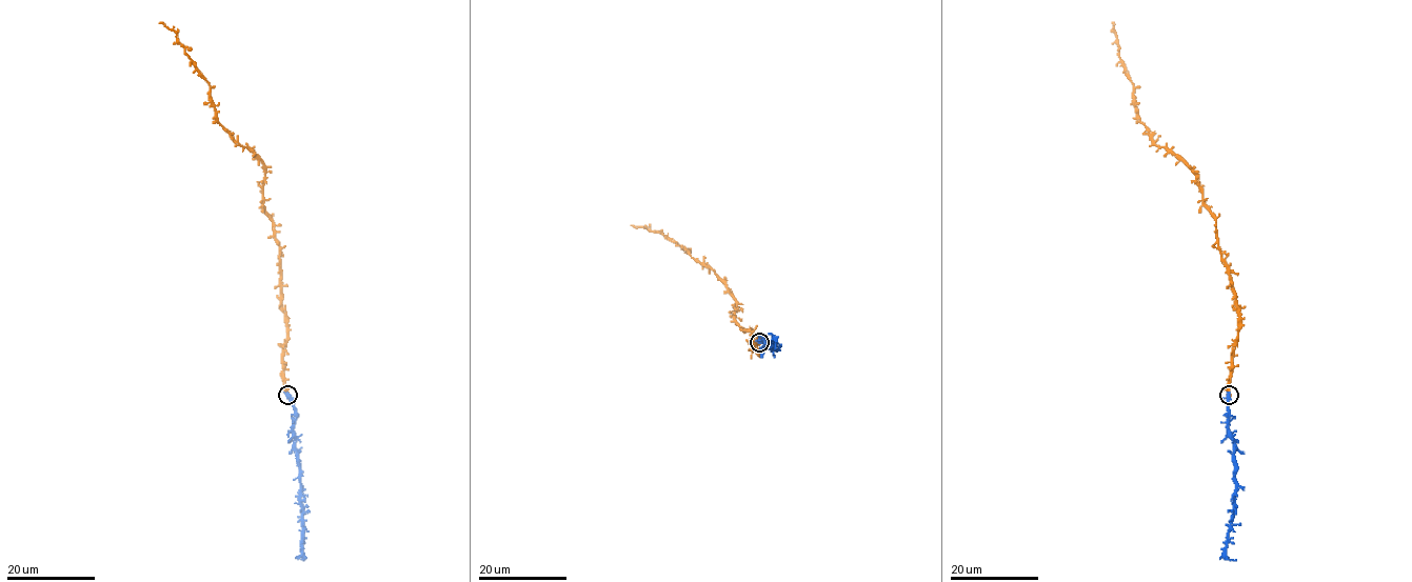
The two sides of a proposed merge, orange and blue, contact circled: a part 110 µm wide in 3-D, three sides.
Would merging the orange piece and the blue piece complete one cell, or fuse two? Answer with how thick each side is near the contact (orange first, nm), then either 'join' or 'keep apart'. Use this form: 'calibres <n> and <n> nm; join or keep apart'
calibres 550 and 360 nm; join

